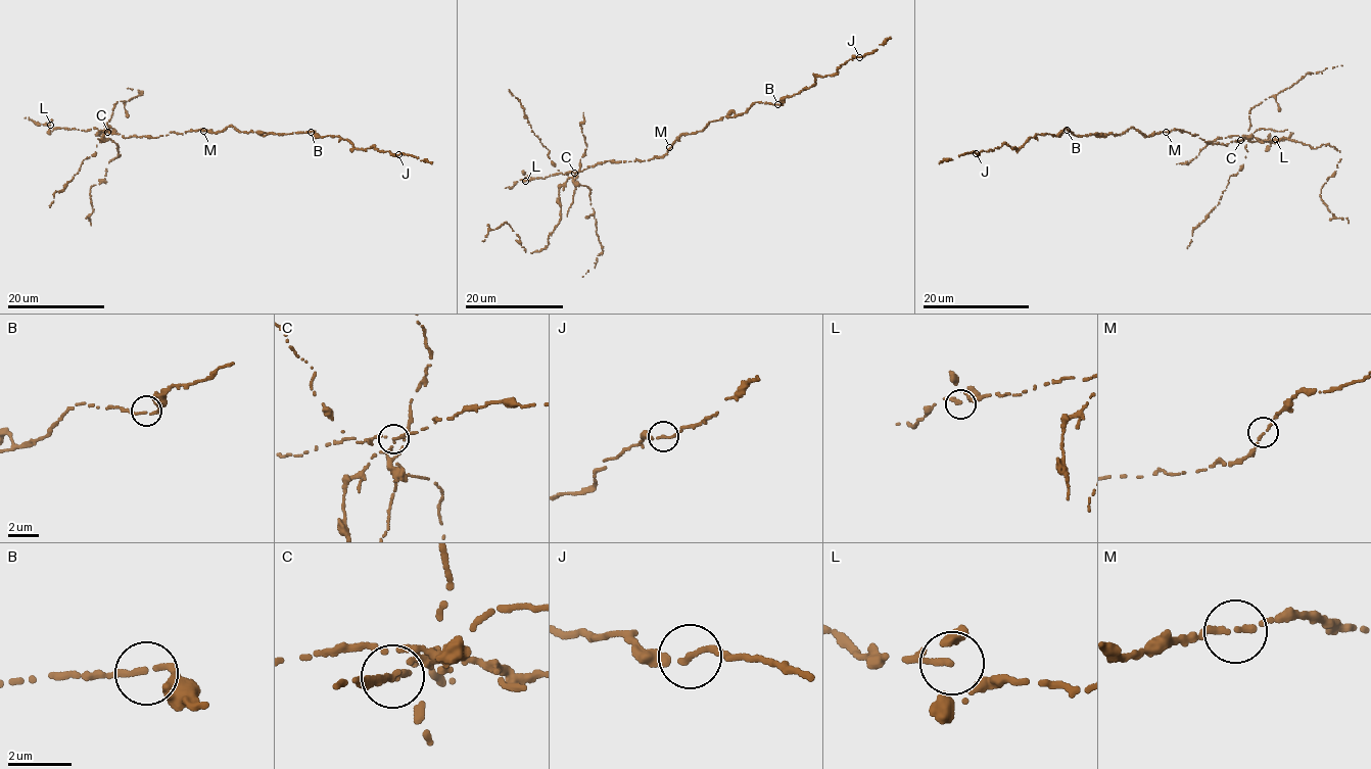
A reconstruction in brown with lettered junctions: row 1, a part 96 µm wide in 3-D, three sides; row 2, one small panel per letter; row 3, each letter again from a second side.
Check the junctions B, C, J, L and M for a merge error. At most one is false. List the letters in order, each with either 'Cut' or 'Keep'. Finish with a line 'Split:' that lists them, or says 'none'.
B: Keep
C: Cut
J: Keep
L: Keep
M: Keep
Split: C

